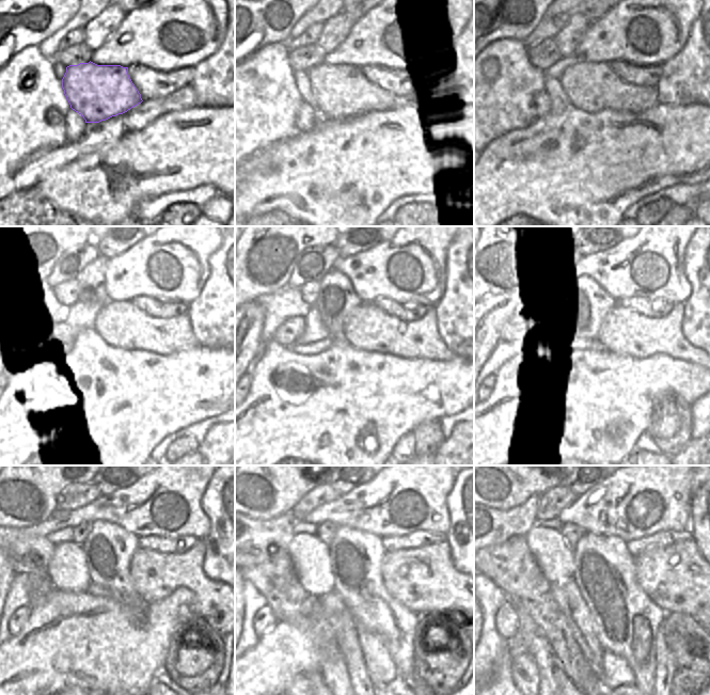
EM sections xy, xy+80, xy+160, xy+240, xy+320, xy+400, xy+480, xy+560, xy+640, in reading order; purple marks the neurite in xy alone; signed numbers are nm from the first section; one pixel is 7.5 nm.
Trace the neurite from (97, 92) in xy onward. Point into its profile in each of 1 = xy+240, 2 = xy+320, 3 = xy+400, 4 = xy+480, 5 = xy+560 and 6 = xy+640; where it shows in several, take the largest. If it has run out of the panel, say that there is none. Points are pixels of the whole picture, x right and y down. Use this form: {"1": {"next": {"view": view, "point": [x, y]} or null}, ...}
{"1": {"next": {"view": "xy+240", "point": [121, 325]}}, "2": {"next": {"view": "xy+320", "point": [368, 329]}}, "3": {"next": {"view": "xy+400", "point": [622, 331]}}, "4": {"next": {"view": "xy+480", "point": [155, 575]}}, "5": {"next": {"view": "xy+560", "point": [424, 580]}}, "6": {"next": {"view": "xy+640", "point": [677, 579]}}}

